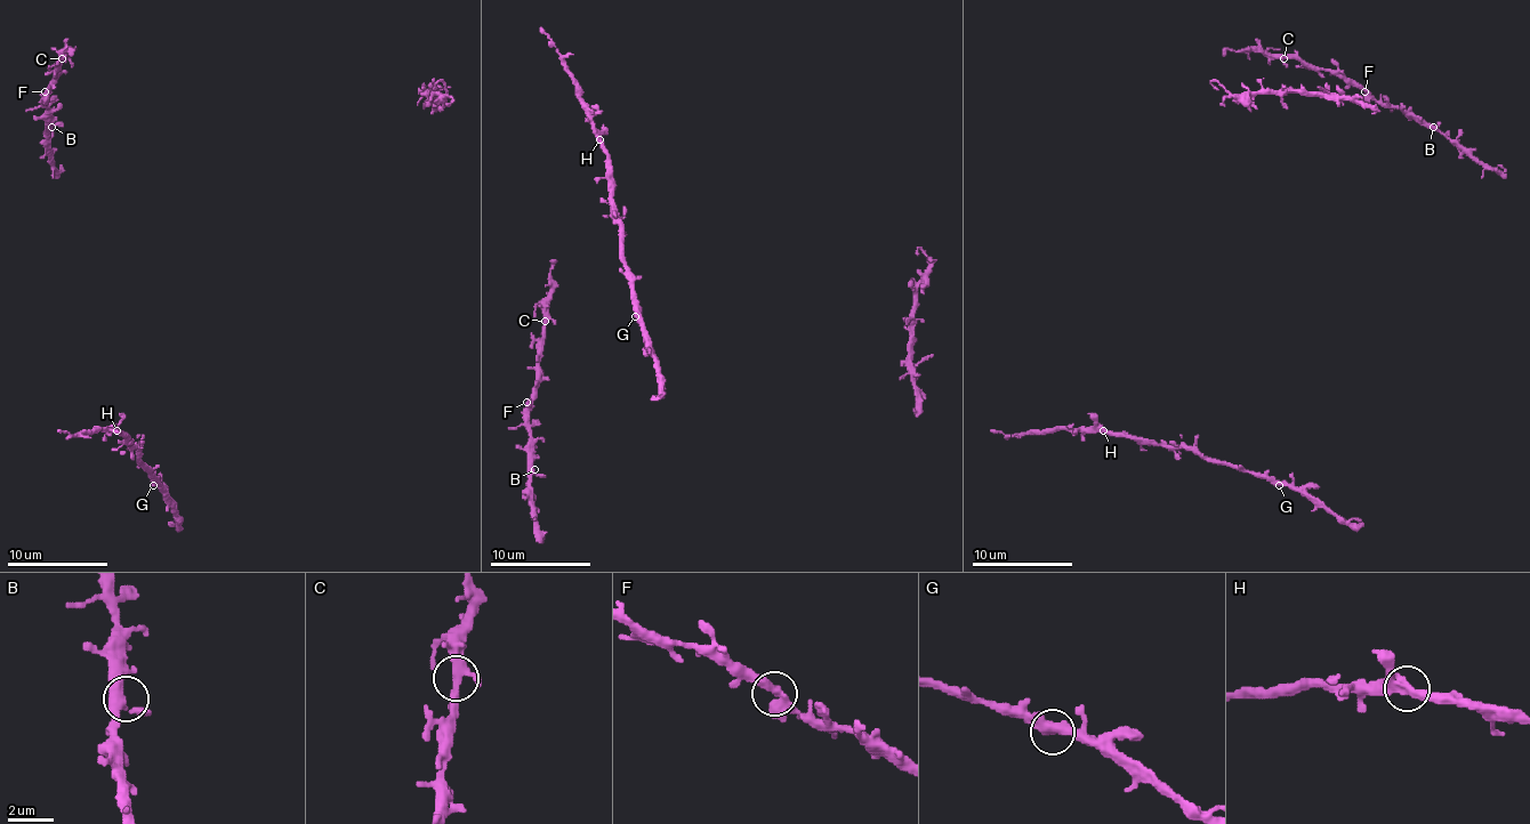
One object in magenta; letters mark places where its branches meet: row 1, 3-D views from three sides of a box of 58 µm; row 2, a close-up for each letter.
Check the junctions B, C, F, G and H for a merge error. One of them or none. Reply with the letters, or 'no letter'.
no letter

